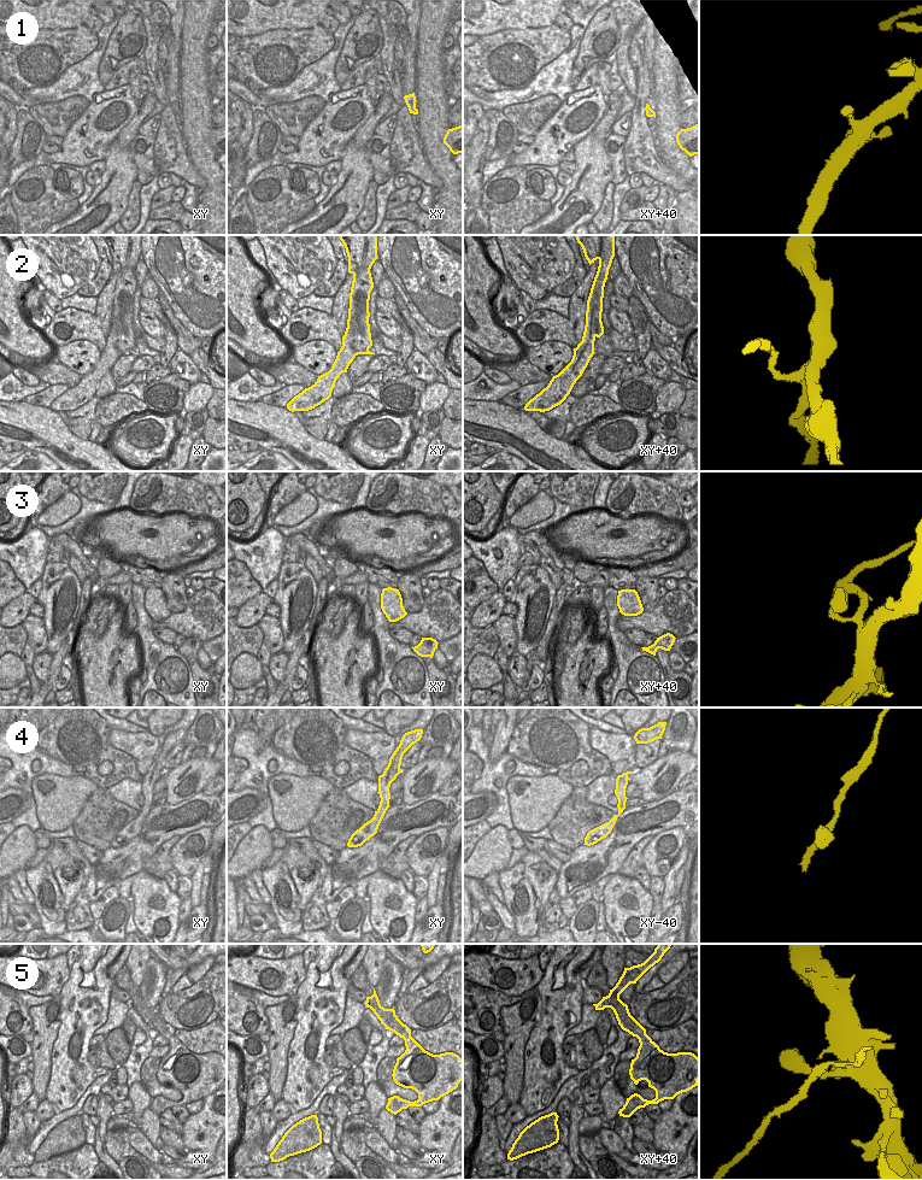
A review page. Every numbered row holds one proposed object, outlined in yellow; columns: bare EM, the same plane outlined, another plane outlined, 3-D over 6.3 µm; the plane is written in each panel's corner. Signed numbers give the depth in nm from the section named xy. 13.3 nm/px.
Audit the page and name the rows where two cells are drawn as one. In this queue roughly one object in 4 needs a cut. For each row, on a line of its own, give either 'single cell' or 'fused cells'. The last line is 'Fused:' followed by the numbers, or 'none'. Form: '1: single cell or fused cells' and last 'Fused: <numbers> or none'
1: single cell
2: fused cells
3: single cell
4: single cell
5: fused cells
Fused: 2, 5

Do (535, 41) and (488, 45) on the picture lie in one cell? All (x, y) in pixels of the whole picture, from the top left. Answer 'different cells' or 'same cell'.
same cell

